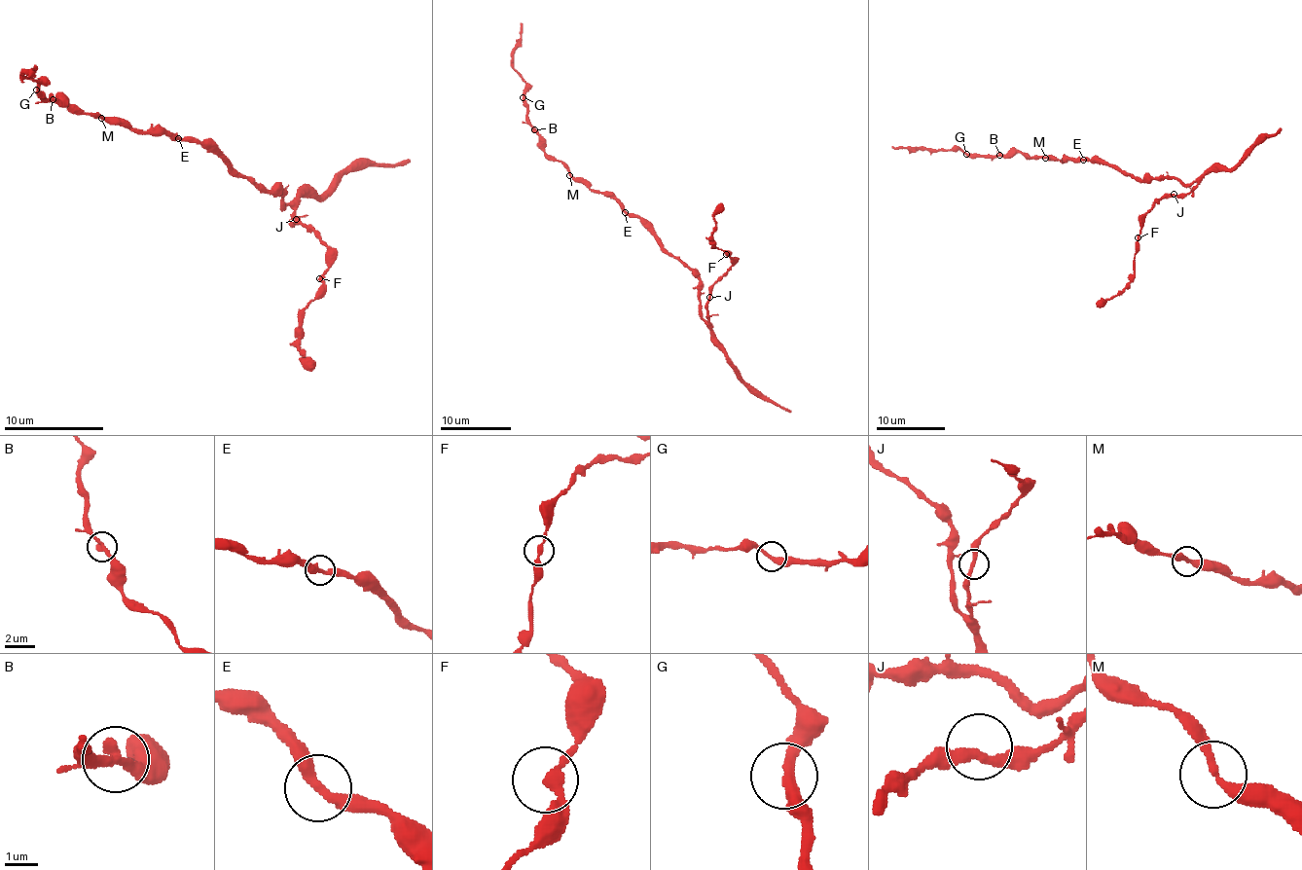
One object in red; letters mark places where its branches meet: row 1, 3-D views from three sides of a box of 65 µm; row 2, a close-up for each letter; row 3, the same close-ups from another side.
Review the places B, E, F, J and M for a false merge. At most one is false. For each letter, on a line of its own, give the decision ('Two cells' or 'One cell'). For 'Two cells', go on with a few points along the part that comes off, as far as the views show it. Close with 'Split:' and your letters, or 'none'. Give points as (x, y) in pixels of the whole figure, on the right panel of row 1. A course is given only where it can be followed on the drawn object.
B: One cell
E: One cell
F: One cell
J: One cell
M: One cell
Split: none

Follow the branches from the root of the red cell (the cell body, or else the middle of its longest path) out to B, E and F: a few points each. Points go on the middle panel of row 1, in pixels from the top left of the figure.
B: (662, 241), (614, 199), (592, 192), (577, 181), (561, 163), (545, 153), (544, 139), (535, 130)
E: (662, 241), (638, 217), (630, 217), (625, 212)
F: (662, 241), (662, 247), (699, 280), (699, 309), (706, 323), (709, 290), (733, 259), (726, 254)

